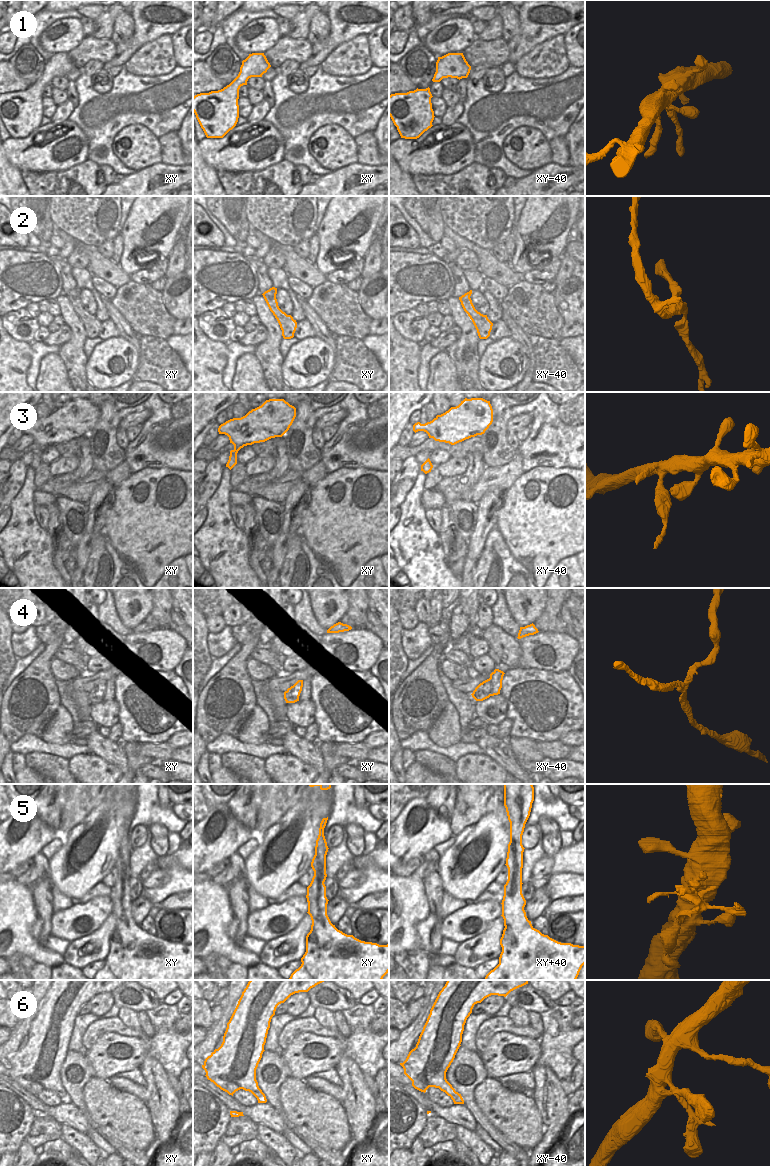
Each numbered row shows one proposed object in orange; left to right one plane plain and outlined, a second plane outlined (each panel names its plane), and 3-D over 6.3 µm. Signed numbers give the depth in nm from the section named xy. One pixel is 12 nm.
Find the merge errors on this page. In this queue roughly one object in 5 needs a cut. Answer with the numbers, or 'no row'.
4, 5

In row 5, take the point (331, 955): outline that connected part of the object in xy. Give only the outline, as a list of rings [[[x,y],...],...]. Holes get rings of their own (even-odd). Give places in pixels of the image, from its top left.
[[[331,924],[327,929],[312,936],[314,926],[306,936],[306,952],[301,966],[289,980],[382,980],[389,972],[389,944],[365,942],[347,935]]]

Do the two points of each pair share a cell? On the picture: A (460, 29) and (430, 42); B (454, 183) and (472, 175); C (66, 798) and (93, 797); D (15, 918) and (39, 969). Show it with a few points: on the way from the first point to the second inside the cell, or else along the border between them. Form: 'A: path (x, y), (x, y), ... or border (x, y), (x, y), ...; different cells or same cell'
A: path (453, 36), (443, 42), (437, 42); same cell
B: path (458, 183), (468, 178); same cell
C: border (80, 794), (74, 800), (74, 804), (61, 814); different cells
D: border (36, 962), (52, 967); different cells

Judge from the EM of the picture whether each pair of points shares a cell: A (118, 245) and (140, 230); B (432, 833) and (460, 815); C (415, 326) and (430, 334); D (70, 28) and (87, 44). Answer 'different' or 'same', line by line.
A: different
B: different
C: different
D: different

